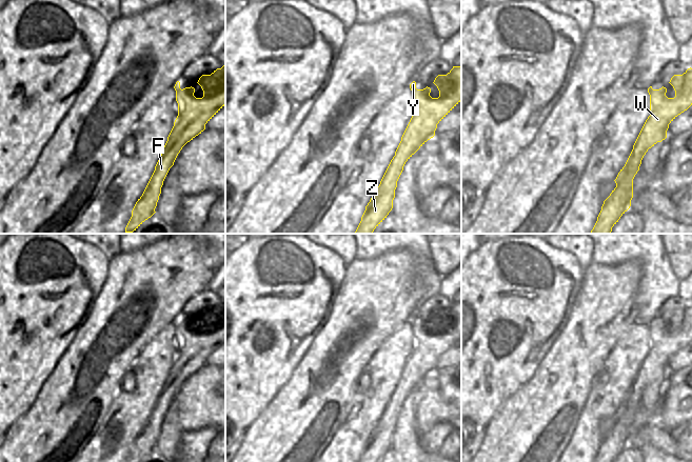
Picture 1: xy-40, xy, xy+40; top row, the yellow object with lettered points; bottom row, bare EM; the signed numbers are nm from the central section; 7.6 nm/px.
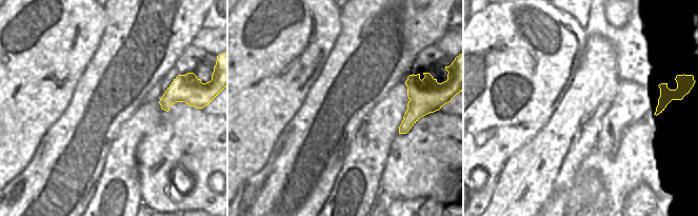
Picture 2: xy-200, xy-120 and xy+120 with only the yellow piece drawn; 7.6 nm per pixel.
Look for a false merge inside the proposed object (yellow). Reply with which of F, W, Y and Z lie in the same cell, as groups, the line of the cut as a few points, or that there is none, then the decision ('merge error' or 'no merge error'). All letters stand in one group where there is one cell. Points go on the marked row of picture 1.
F W Y Z | no cut | no merge error

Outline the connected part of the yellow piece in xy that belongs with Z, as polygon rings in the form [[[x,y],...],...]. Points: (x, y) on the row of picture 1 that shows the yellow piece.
[[[453,66],[447,75],[438,75],[433,83],[439,91],[438,98],[430,96],[428,86],[417,89],[415,81],[410,84],[414,114],[355,234],[373,234],[387,218],[393,208],[397,181],[406,162],[435,136],[437,124],[461,101],[461,66]]]

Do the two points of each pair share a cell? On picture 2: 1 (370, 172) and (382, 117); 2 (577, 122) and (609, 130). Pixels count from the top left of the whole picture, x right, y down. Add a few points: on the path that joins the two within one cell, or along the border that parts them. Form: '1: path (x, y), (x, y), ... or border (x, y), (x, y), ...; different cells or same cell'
1: path (370, 158), (370, 146), (377, 131); same cell
2: border (612, 105), (603, 116), (597, 146), (594, 150); different cells

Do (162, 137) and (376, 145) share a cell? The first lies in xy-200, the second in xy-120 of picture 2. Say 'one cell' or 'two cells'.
two cells

